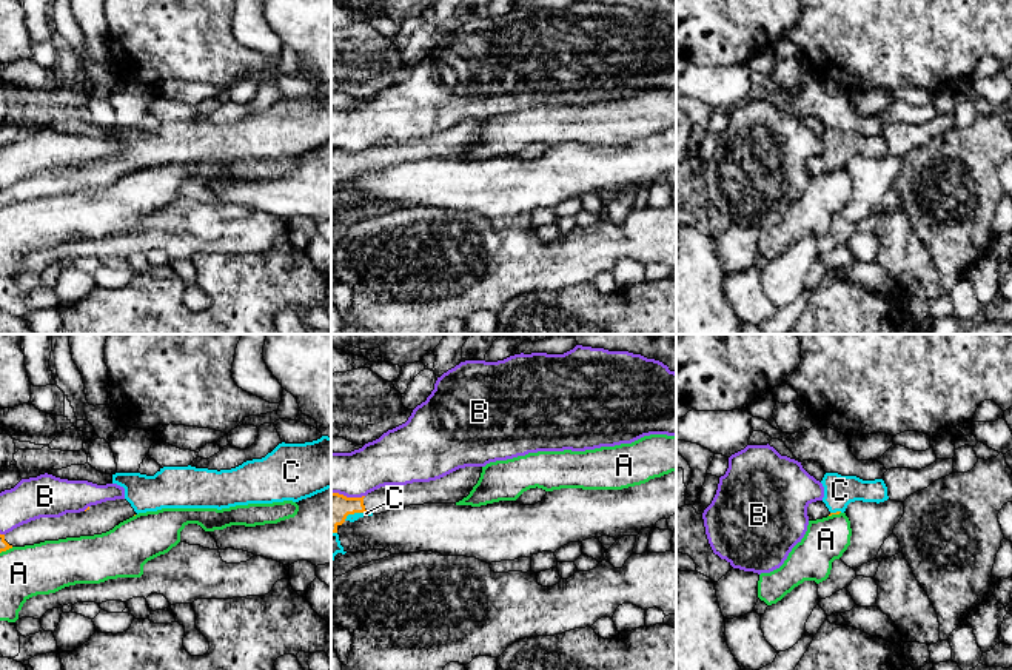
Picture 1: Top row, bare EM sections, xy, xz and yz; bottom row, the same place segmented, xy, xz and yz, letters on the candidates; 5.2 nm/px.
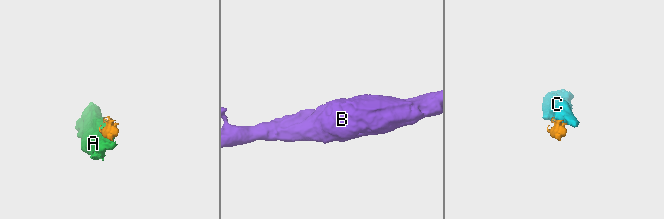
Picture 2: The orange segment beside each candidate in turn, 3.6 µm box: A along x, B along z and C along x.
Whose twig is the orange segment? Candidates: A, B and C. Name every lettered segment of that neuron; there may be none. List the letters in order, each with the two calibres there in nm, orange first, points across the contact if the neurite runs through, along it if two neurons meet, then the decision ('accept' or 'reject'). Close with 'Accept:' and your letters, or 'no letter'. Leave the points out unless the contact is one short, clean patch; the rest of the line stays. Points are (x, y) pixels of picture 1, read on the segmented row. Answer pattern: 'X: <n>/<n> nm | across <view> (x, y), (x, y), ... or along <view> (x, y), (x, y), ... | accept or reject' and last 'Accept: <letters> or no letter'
A: 50/260 nm | reject
B: 180/240 nm | reject
C: 180/50 nm | accept
Accept: C

